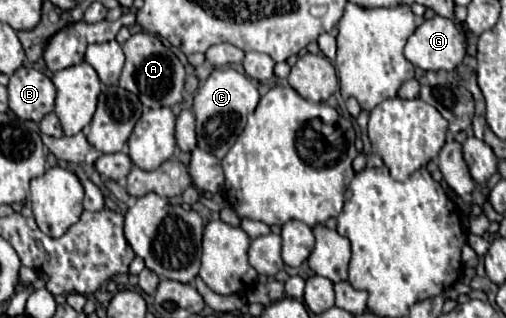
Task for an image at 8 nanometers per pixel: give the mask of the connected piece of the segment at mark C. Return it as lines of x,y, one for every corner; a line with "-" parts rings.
233,67
215,69
207,81
197,89
193,99
193,113
197,117
197,147
223,159
241,135
247,123
247,115
255,111
259,103
257,83

